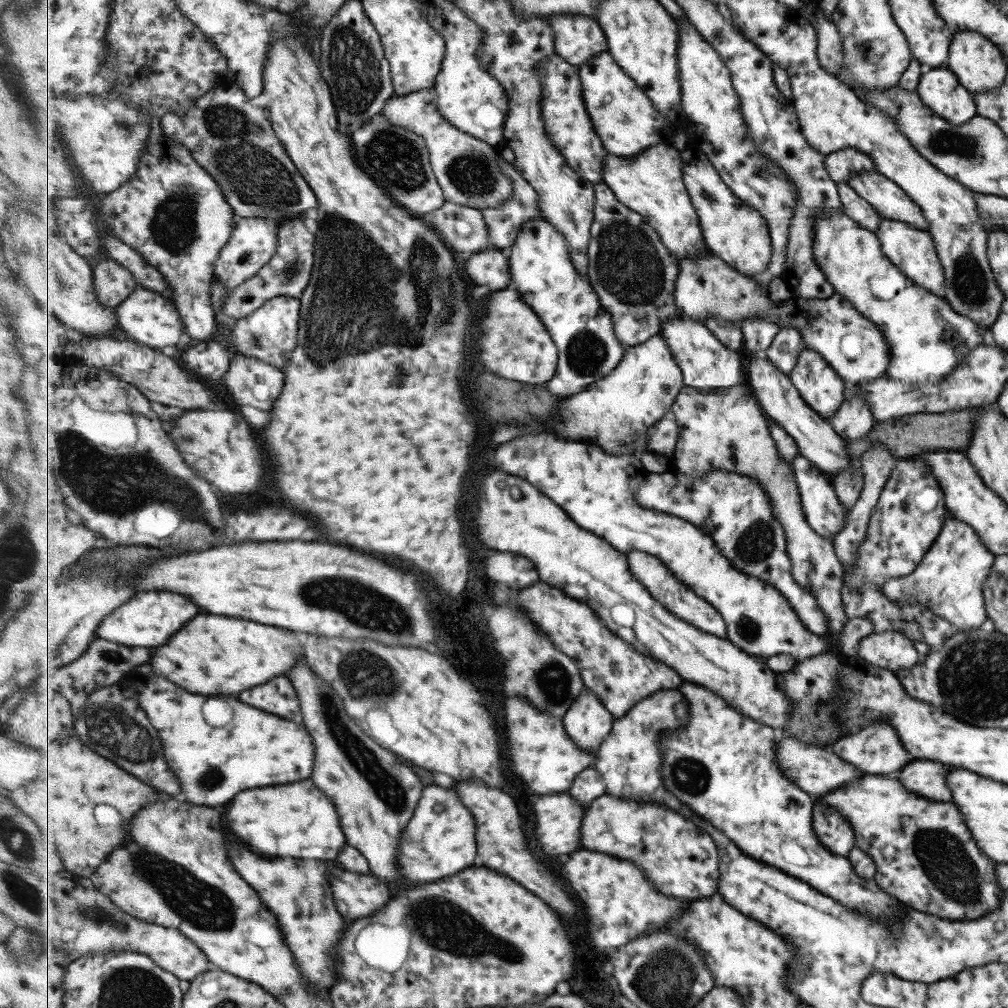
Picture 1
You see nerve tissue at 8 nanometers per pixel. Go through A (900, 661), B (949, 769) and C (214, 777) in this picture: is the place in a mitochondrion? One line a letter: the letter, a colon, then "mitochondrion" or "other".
A: other
B: other
C: mitochondrion

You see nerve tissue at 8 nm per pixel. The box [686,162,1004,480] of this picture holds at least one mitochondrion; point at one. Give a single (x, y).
(969, 280)

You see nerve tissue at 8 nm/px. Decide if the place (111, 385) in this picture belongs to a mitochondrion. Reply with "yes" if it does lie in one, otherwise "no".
no

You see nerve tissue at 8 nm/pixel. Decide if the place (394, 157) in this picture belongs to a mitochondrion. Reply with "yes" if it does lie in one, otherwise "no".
yes

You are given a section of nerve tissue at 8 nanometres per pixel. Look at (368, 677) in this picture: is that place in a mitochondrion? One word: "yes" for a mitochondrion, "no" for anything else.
yes

